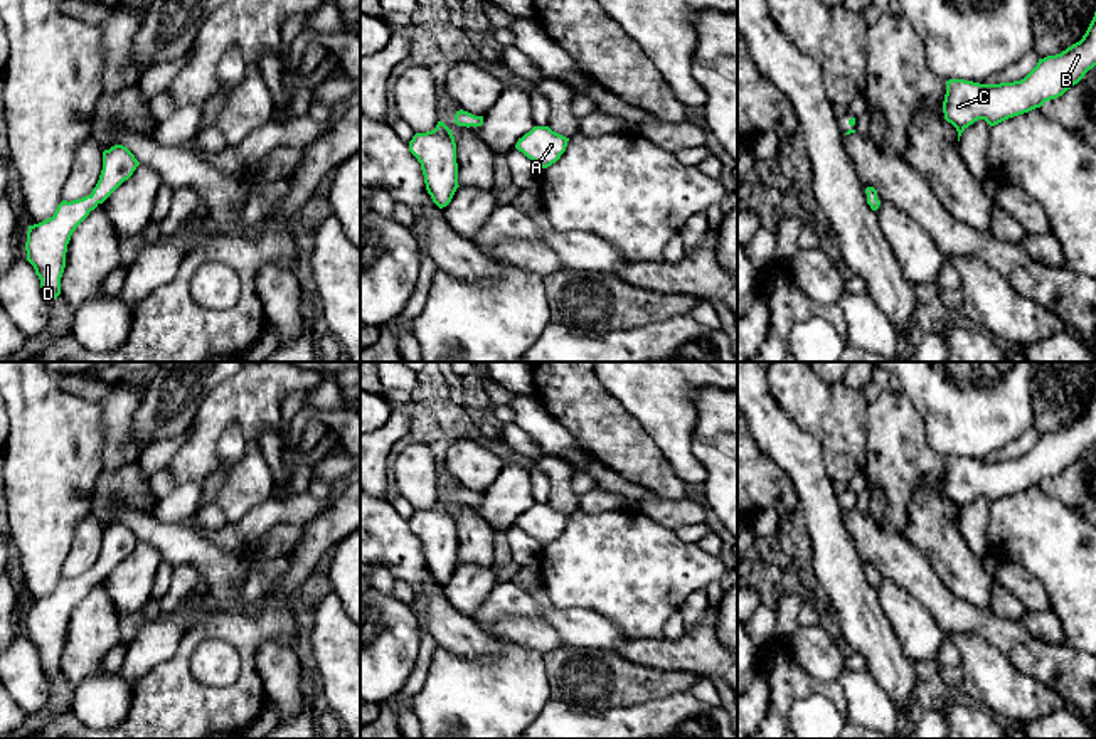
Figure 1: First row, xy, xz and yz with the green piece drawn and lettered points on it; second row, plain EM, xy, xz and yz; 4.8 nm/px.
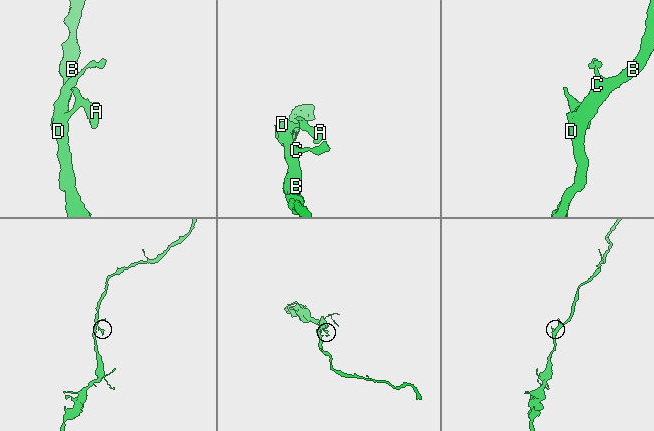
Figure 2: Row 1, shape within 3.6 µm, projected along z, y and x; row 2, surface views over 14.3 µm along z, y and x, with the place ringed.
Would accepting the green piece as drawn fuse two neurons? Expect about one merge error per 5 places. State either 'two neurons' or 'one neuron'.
one neuron

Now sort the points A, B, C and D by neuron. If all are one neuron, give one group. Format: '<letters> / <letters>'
A B C D

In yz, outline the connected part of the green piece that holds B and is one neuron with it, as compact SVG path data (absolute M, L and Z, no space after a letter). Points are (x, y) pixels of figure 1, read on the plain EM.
M1096 389L1086 411L1079 419L1072 421L1061 431L1039 436L1037 443L1020 458L1000 460L1000 461L980 461L965 456L946 458L946 471L943 478L944 497L956 505L958 518L960 518L961 510L978 497L985 497L990 503L995 503L1008 495L1040 485L1045 478L1062 473L1067 466L1077 461L1084 455L1084 451L1094 443L1096 443Z

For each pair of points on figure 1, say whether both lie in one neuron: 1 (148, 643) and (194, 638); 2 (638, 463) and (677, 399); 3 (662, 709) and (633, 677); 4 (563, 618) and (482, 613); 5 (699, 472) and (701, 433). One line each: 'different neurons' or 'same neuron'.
1: different neurons
2: different neurons
3: different neurons
4: same neuron
5: different neurons

